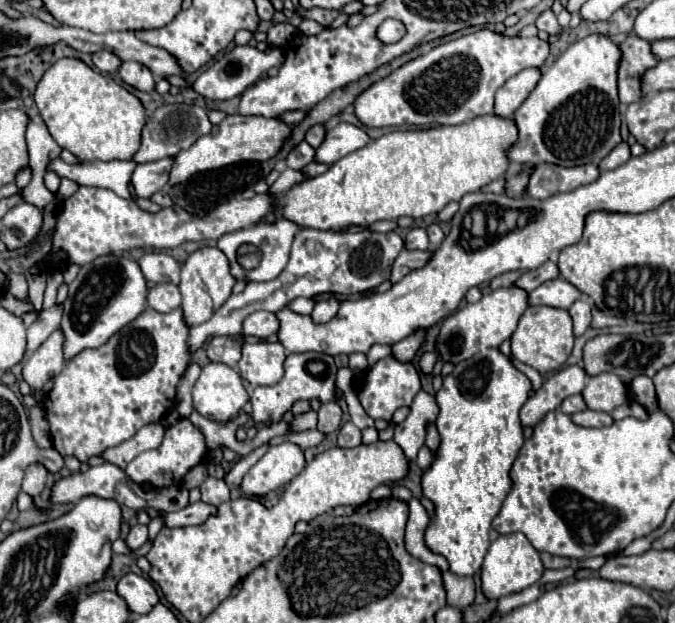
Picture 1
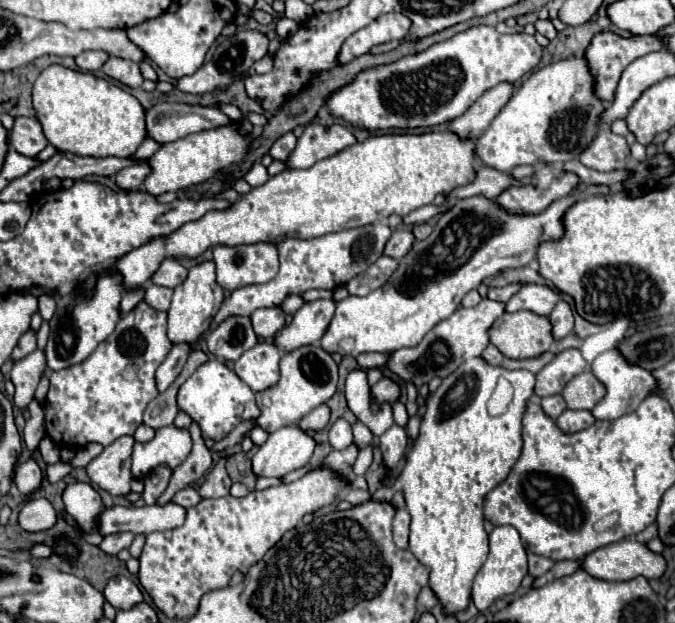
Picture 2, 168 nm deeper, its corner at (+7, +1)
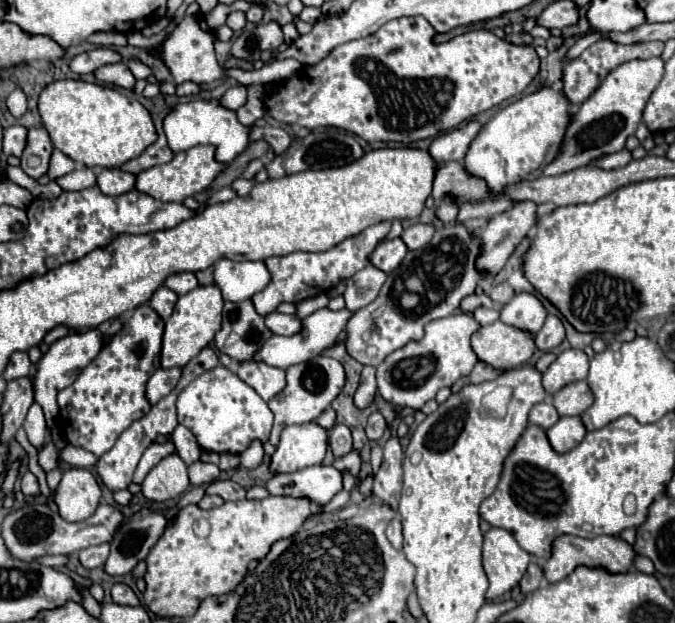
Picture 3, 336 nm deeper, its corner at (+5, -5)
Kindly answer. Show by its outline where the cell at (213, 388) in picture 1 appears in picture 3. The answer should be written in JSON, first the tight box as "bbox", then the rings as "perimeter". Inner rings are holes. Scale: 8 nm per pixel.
{"bbox":[176,365,272,453],"perimeter":[[[222,365],[198,375],[178,395],[176,407],[178,421],[194,433],[200,447],[206,451],[242,453],[254,439],[268,441],[272,429],[272,411],[268,409],[266,401],[238,375]]]}

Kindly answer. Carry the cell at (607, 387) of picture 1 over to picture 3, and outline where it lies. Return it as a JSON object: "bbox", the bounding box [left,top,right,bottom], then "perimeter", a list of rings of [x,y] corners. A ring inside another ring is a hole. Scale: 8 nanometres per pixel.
{"bbox":[552,381,594,417],"perimeter":[[[574,381],[554,393],[552,403],[558,409],[560,417],[582,415],[582,411],[586,411],[590,403],[594,403],[594,395],[590,395],[590,387],[586,381]]]}

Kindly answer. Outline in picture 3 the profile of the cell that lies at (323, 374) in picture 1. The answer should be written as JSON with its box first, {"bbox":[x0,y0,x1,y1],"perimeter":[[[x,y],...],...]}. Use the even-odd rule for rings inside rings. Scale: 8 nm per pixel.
{"bbox":[268,355,346,445],"perimeter":[[[318,355],[306,363],[298,363],[286,369],[286,387],[268,401],[270,411],[274,413],[274,427],[270,433],[270,443],[278,445],[280,431],[288,425],[296,423],[310,423],[318,419],[318,415],[338,397],[346,381],[346,373],[340,361],[328,357],[328,355]]]}

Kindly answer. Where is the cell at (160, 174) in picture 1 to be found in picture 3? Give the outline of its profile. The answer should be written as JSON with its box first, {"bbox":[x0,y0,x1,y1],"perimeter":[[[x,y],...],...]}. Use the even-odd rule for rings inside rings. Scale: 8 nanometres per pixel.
{"bbox":[98,169,136,195],"perimeter":[[[102,169],[98,173],[98,187],[106,195],[122,195],[134,189],[136,175],[120,171],[120,169]]]}

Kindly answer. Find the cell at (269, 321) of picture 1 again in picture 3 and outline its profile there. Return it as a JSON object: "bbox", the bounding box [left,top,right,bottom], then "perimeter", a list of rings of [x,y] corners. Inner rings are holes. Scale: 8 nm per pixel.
{"bbox":[264,311,300,335],"perimeter":[[[274,311],[264,319],[266,319],[266,327],[270,327],[274,335],[294,335],[300,331],[300,319],[296,315],[284,315]]]}

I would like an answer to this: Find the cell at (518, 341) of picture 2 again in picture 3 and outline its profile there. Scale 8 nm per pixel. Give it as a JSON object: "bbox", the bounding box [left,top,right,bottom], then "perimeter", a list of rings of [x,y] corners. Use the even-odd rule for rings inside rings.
{"bbox":[472,321,536,369],"perimeter":[[[502,321],[480,327],[472,335],[472,349],[480,361],[498,369],[514,369],[528,363],[536,353],[534,335],[526,335],[526,331]]]}

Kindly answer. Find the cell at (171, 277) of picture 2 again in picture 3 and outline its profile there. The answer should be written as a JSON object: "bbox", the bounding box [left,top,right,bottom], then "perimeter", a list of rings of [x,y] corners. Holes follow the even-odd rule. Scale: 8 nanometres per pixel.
{"bbox":[164,273,198,295],"perimeter":[[[174,273],[174,275],[170,275],[170,277],[166,279],[164,285],[166,285],[168,289],[172,289],[174,293],[184,295],[184,293],[192,291],[194,287],[198,287],[198,281],[196,281],[194,273]]]}

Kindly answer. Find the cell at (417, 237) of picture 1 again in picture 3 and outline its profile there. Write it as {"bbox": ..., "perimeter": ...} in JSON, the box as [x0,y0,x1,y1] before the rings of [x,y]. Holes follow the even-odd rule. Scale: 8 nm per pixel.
{"bbox":[370,237,408,273],"perimeter":[[[400,237],[398,239],[388,239],[388,241],[382,241],[374,249],[374,253],[370,255],[370,261],[372,261],[374,267],[382,269],[384,273],[390,273],[400,265],[400,261],[404,259],[406,253],[408,253],[408,247]]]}

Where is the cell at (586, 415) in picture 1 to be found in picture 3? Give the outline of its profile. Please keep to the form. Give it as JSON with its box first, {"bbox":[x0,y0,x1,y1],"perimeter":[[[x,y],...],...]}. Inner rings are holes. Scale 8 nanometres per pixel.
{"bbox":[546,417,586,453],"perimeter":[[[560,417],[558,423],[546,431],[546,435],[558,453],[566,453],[584,439],[586,427],[582,427],[580,417]]]}

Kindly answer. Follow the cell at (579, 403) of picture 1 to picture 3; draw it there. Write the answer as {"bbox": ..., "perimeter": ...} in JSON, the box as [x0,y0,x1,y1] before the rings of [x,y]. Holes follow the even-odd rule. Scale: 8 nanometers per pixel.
{"bbox":[530,401,560,429],"perimeter":[[[542,401],[542,403],[534,405],[530,411],[530,423],[540,425],[542,429],[550,429],[558,419],[560,419],[560,415],[550,401]]]}

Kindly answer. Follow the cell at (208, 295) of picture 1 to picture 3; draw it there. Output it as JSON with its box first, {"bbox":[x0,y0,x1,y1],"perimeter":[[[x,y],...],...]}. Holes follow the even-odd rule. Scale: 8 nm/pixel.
{"bbox":[160,285,222,367],"perimeter":[[[216,285],[208,287],[196,287],[194,291],[182,295],[174,307],[174,313],[166,321],[164,339],[162,339],[162,353],[160,363],[162,367],[184,367],[192,357],[196,357],[210,341],[214,339],[214,333],[220,329],[222,323],[222,293]]]}

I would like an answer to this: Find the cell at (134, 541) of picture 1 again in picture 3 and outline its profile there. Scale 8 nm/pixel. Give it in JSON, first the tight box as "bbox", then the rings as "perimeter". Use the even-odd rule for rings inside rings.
{"bbox":[80,543,110,569],"perimeter":[[[102,543],[102,545],[94,545],[94,547],[86,547],[80,553],[80,563],[88,569],[94,567],[102,567],[106,563],[106,555],[110,555],[110,545]]]}

